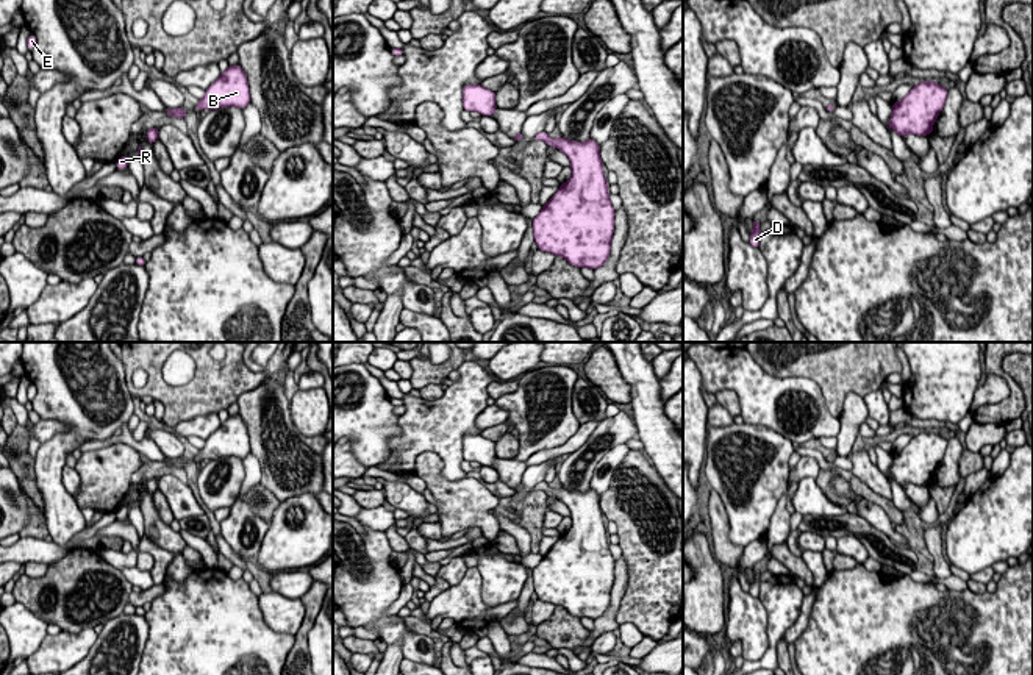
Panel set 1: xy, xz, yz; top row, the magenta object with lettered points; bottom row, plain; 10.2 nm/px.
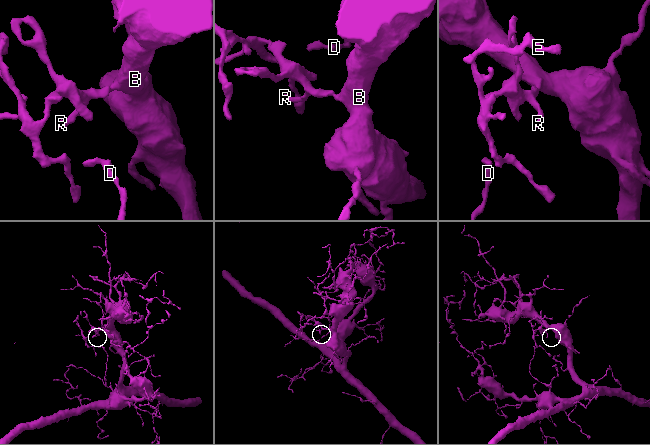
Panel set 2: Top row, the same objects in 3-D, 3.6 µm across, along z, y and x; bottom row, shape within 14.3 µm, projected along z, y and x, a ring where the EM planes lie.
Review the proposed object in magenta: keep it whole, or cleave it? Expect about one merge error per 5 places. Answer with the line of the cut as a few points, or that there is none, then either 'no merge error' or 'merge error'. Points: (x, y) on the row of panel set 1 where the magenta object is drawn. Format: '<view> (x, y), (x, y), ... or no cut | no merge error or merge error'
no cut | no merge error

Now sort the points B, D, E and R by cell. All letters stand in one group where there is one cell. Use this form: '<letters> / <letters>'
B D E R

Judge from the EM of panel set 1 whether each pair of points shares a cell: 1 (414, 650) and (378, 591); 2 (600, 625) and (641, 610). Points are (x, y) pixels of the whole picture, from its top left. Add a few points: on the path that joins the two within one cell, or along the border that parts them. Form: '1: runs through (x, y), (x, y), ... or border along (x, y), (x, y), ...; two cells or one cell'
1: runs through (402, 636), (378, 613), (378, 605); one cell
2: border along (627, 585), (616, 613), (618, 624); two cells

